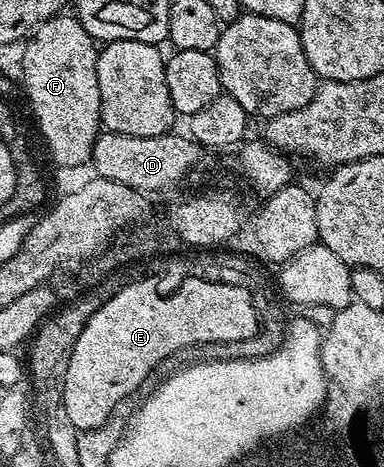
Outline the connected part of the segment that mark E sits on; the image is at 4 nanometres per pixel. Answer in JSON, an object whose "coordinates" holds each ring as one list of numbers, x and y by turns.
{"coordinates":[[184,278,176,291,162,295,151,279,130,284,93,313,77,337,63,386,63,408,76,432,102,428,122,399,138,392,154,366,187,345,245,341,261,330,251,291,204,279]]}

